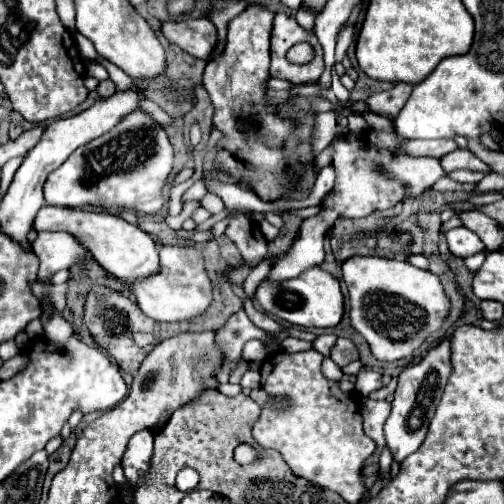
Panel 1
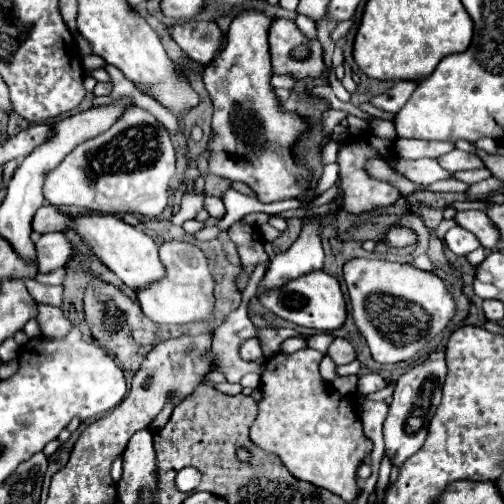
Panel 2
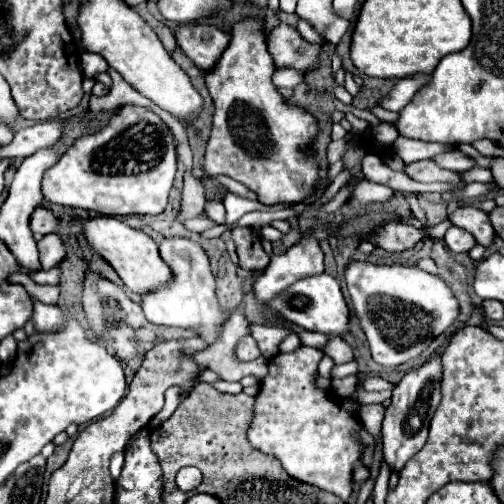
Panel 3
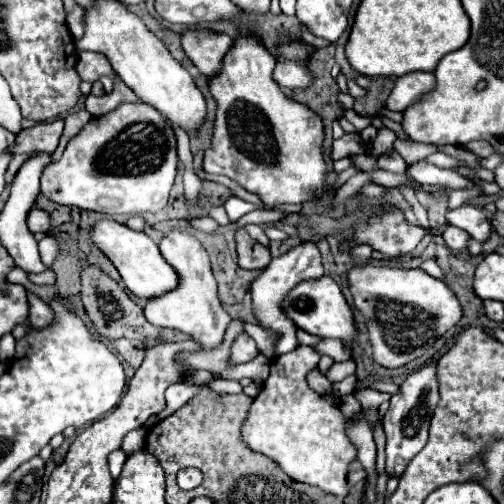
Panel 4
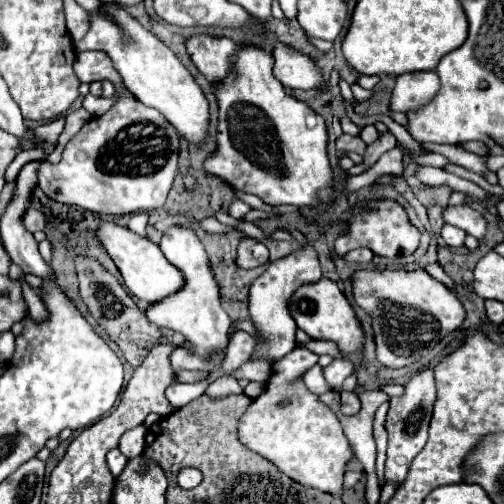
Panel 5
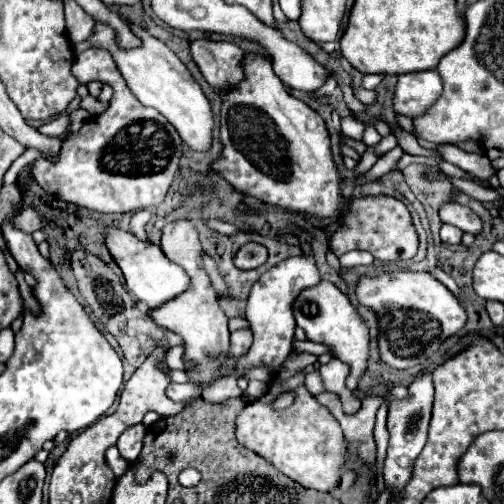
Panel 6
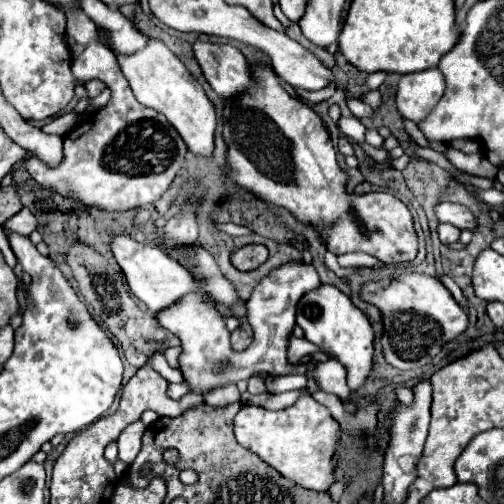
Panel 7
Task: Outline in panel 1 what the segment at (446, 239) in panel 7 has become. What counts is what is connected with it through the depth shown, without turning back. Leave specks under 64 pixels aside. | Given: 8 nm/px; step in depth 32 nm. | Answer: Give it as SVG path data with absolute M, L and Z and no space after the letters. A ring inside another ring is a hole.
M460 226L460 228L454 228L454 230L448 230L446 232L446 238L448 238L448 246L450 246L450 252L458 258L468 258L472 254L478 254L478 252L484 252L486 246L484 242L468 228Z

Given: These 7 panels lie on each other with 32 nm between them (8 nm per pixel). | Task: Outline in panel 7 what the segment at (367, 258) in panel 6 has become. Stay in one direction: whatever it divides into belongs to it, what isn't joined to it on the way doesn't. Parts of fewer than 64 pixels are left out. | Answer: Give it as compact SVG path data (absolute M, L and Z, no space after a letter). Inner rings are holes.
M348 252L338 256L338 262L344 268L356 268L356 266L374 266L378 260L366 252Z

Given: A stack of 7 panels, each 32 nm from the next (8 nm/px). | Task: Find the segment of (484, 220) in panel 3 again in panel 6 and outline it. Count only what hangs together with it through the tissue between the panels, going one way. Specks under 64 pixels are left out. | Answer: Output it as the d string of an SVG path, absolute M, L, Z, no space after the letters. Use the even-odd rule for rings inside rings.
M448 202L440 208L440 218L442 218L442 222L452 224L464 232L474 234L474 236L482 234L482 218L476 212L472 212L468 206Z

